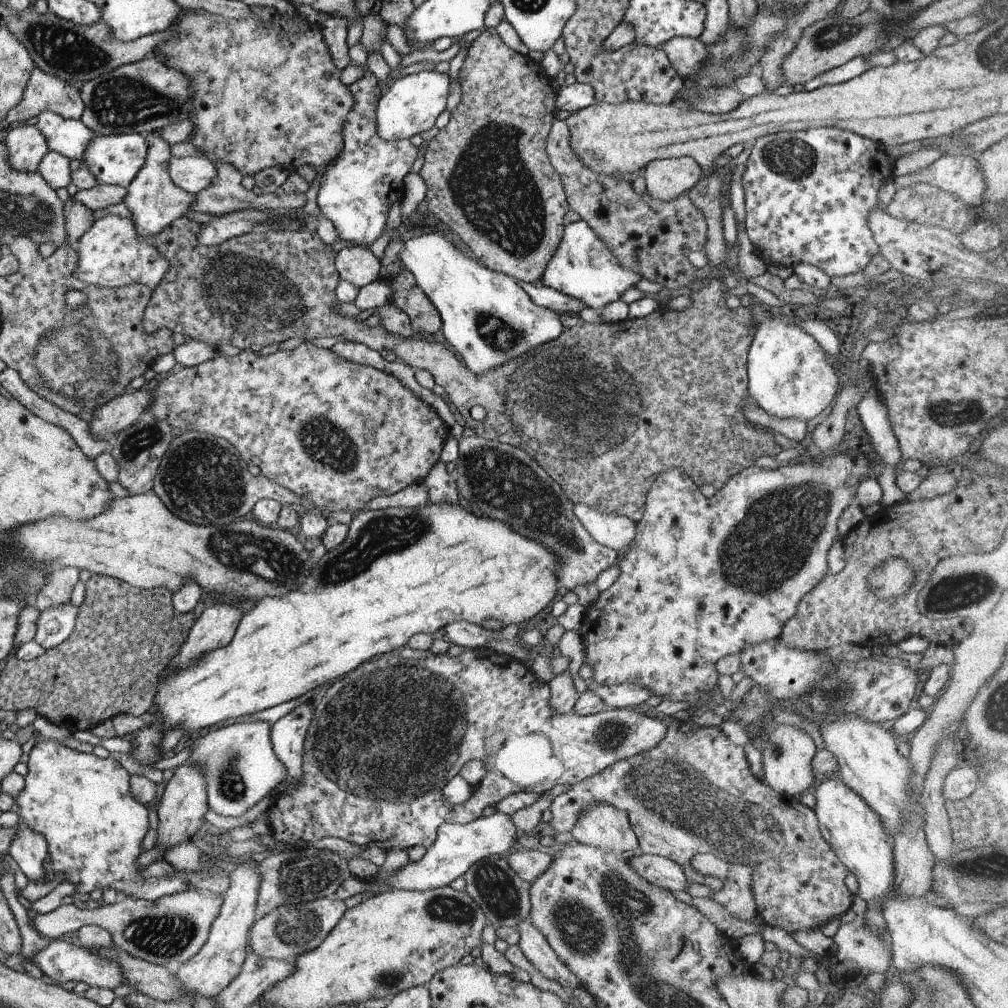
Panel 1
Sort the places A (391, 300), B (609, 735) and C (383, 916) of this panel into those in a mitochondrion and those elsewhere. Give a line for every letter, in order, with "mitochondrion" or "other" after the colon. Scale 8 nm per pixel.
A: other
B: mitochondrion
C: other

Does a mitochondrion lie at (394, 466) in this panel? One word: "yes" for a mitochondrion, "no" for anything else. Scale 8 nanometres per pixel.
no

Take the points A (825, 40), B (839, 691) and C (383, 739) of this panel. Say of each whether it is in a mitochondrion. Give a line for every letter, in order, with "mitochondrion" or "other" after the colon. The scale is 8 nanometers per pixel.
A: mitochondrion
B: mitochondrion
C: mitochondrion

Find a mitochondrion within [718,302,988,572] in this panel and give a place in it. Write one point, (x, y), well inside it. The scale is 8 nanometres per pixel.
(965, 412)

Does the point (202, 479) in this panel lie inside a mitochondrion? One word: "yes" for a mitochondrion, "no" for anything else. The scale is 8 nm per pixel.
yes

